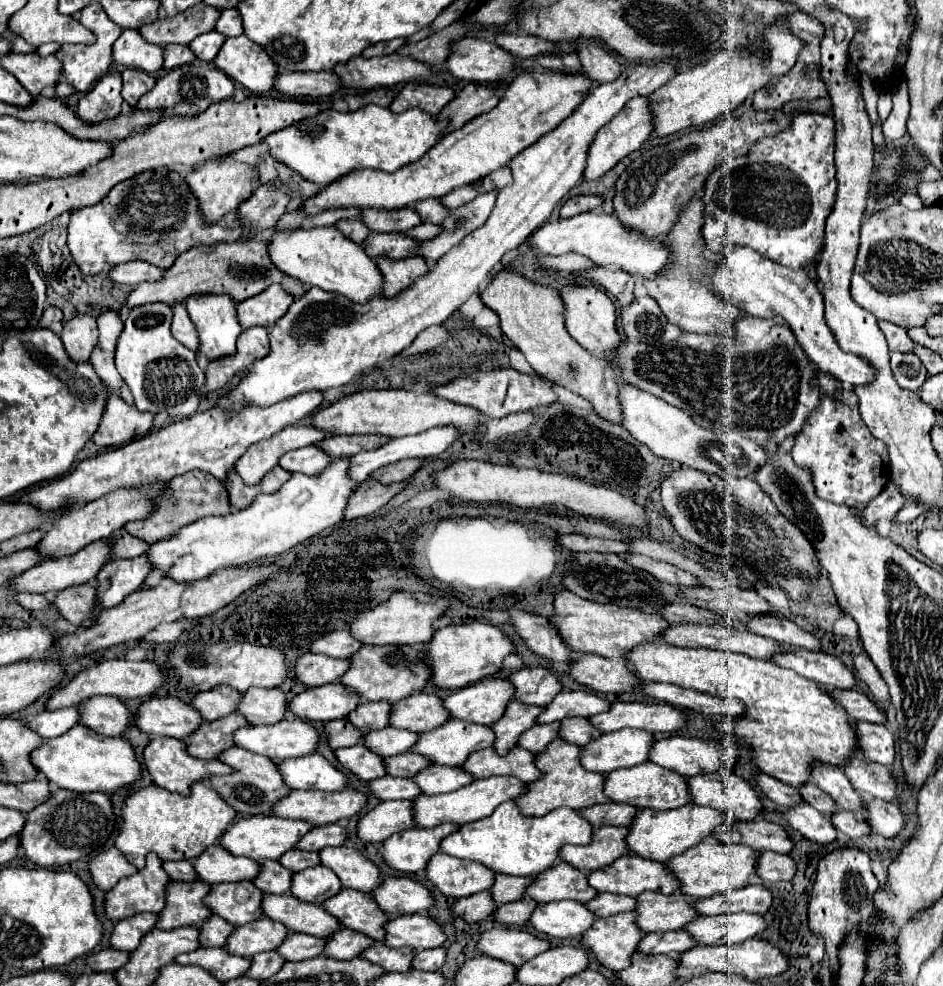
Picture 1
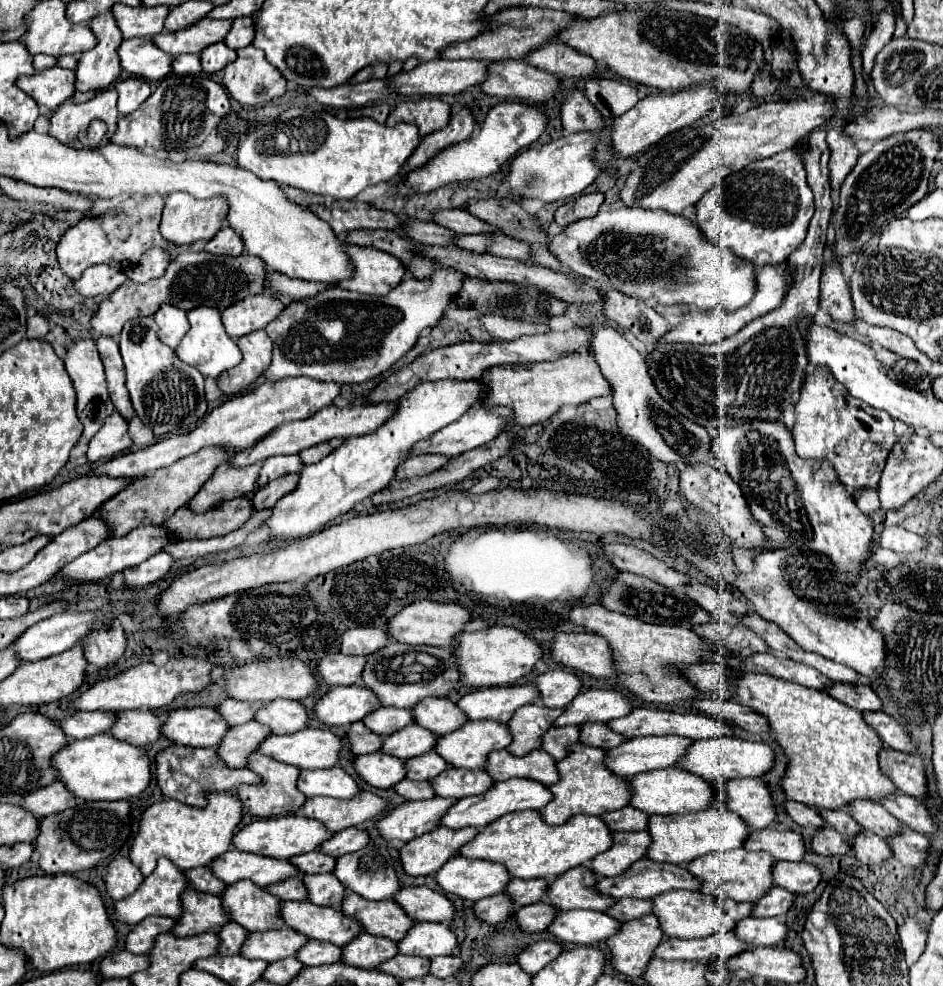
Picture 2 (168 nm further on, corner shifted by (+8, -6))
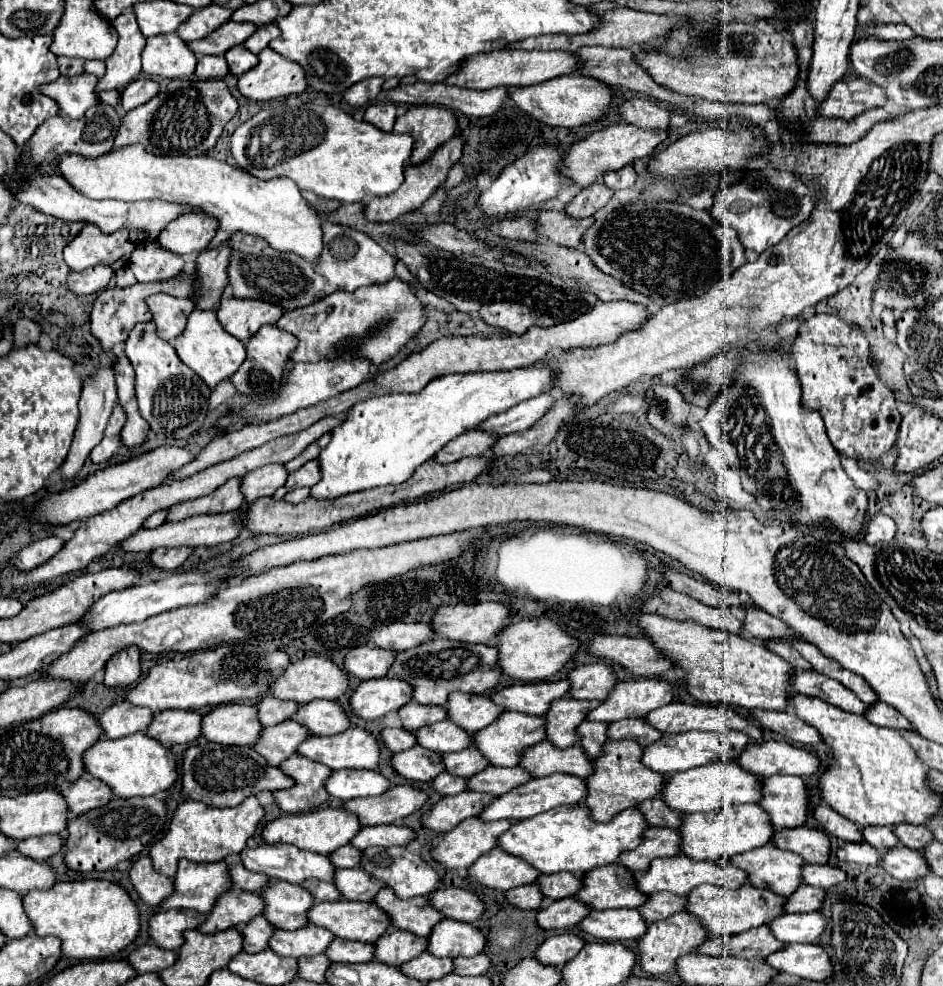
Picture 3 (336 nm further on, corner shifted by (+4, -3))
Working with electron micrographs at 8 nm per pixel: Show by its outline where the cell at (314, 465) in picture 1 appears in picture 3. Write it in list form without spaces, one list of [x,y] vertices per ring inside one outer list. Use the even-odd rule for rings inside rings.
[[[282,463],[264,465],[264,467],[250,471],[242,479],[242,491],[246,495],[246,501],[274,495],[274,491],[284,485],[286,477],[288,477],[288,471],[286,471],[286,465],[282,465]]]

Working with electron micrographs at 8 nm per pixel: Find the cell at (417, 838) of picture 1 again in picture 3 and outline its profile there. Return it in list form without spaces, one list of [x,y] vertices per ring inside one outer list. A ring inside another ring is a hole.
[[[478,817],[464,819],[452,831],[442,835],[442,841],[432,847],[430,855],[446,869],[466,869],[480,855],[496,847],[498,835],[510,827],[510,821],[486,823]]]

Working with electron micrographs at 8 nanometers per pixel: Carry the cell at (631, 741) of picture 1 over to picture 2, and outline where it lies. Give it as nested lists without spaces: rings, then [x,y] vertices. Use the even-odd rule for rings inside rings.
[[[640,736],[630,738],[606,752],[606,766],[618,774],[632,778],[642,772],[650,772],[656,768],[678,766],[678,762],[686,756],[688,748],[694,740],[682,736]]]

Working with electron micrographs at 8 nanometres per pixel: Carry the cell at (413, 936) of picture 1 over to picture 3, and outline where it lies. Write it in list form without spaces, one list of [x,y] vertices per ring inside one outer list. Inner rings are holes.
[[[442,919],[428,937],[428,953],[434,957],[474,957],[484,949],[484,937],[470,923]]]

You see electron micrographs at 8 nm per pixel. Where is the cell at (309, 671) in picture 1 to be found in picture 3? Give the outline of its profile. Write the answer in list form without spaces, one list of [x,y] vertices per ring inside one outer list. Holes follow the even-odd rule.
[[[370,645],[354,647],[344,657],[344,671],[352,677],[358,677],[360,681],[376,679],[386,675],[392,659],[394,659],[394,653],[386,649],[378,649]]]

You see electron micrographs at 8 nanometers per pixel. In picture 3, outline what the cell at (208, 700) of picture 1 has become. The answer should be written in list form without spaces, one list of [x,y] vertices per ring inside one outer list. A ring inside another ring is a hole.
[[[270,693],[264,695],[258,703],[256,703],[256,711],[258,711],[258,721],[266,727],[266,725],[274,725],[274,723],[282,723],[286,719],[290,719],[290,715],[298,709],[298,705],[294,701],[280,701],[276,697],[272,697]]]

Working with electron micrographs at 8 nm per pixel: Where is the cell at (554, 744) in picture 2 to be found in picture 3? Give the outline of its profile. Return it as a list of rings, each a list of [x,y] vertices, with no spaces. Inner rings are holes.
[[[584,721],[578,725],[576,735],[578,735],[578,743],[584,749],[584,753],[588,757],[600,757],[602,755],[602,743],[606,743],[606,727],[608,723],[596,723],[596,721]]]

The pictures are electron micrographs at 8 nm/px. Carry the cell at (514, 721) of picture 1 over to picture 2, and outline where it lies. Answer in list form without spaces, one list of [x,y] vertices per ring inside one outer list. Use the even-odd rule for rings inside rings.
[[[542,704],[522,706],[510,720],[510,730],[514,734],[508,752],[514,756],[526,756],[542,746],[542,734],[554,726],[554,720],[562,714],[562,708],[546,708]]]

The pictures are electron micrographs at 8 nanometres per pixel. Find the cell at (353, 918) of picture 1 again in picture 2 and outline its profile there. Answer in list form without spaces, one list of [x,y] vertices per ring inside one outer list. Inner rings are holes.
[[[350,892],[342,902],[342,912],[360,920],[366,932],[374,936],[386,936],[390,940],[402,940],[406,936],[406,930],[414,924],[408,914],[404,914],[402,906],[394,900],[382,900],[382,902],[370,902],[354,892]]]

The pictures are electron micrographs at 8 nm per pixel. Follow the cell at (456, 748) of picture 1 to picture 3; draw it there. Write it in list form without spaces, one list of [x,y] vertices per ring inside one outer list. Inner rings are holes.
[[[504,711],[494,723],[490,723],[482,731],[474,733],[472,747],[478,749],[490,761],[490,765],[516,767],[518,751],[522,751],[522,747],[530,747],[532,743],[540,743],[544,737],[546,737],[544,735],[544,717],[532,717],[532,715],[522,715],[516,711]]]

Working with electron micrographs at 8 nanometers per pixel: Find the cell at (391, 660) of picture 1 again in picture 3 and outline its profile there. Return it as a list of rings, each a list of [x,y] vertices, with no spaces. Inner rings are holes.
[[[436,637],[418,647],[396,653],[386,677],[404,679],[412,687],[412,701],[420,705],[444,705],[448,693],[452,691],[484,693],[492,689],[500,679],[500,671],[496,667],[496,647],[458,643]]]

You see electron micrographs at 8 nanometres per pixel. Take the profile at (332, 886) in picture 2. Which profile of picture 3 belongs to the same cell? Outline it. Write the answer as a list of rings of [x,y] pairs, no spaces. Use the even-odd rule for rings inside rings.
[[[336,869],[334,871],[334,887],[348,901],[368,901],[374,899],[382,883],[378,879],[370,879],[362,869]]]

